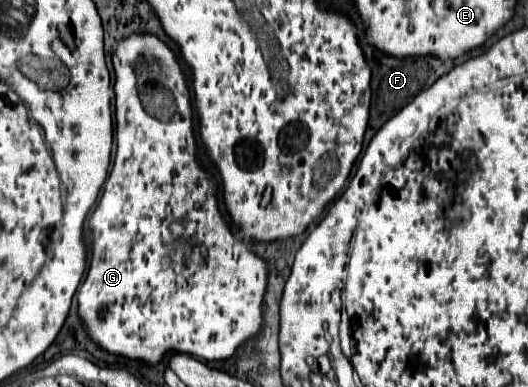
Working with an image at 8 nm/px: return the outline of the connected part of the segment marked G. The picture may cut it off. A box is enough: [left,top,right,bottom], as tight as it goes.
[77,34,267,364]

